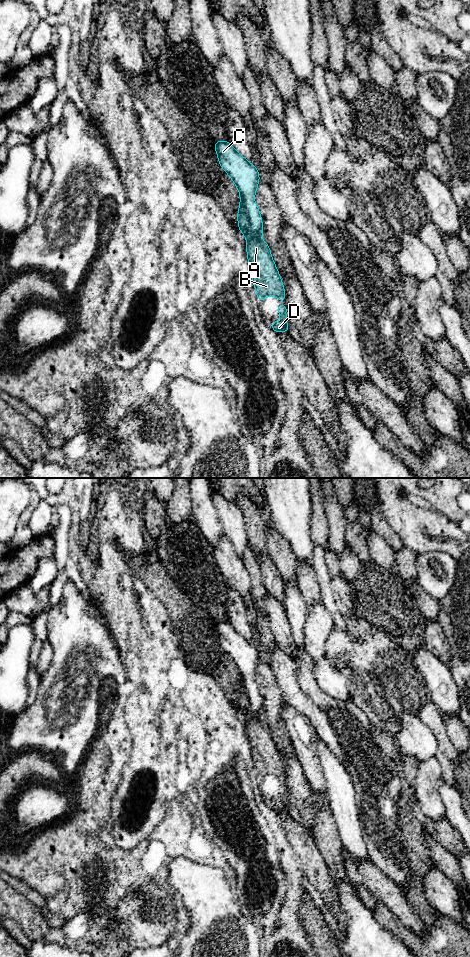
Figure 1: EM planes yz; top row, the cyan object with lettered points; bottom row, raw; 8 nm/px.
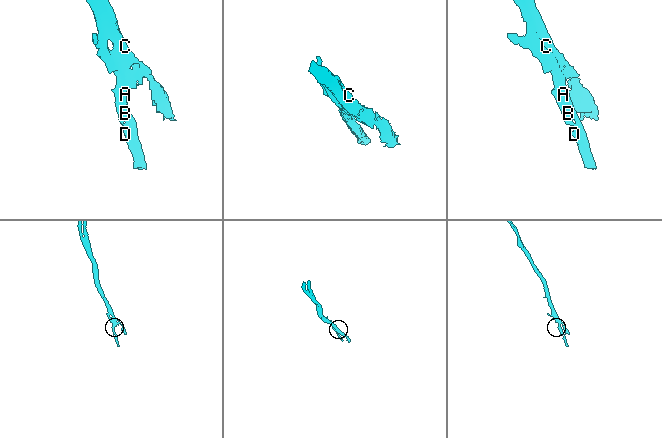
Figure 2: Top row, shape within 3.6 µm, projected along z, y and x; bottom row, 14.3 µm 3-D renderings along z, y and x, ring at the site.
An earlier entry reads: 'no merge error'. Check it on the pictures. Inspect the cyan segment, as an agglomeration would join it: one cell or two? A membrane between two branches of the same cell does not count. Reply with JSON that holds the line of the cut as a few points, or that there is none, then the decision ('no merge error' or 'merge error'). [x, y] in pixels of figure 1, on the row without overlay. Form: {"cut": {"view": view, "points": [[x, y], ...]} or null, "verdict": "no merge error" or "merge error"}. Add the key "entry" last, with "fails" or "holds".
{"cut": {"view": "yz", "points": [[240, 676], [246, 689], [249, 711], [257, 717]]}, "verdict": "merge error", "entry": "fails"}

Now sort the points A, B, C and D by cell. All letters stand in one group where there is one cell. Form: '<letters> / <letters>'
A B D / C

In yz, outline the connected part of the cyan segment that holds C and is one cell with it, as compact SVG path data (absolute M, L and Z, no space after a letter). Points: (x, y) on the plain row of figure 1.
M215 621L219 644L231 657L247 689L250 712L263 717L263 703L255 674L260 660L257 647L241 636L228 621Z

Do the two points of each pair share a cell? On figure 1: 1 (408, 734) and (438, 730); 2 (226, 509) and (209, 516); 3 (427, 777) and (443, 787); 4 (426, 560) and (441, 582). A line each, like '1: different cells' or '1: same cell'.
1: different cells
2: different cells
3: different cells
4: same cell

